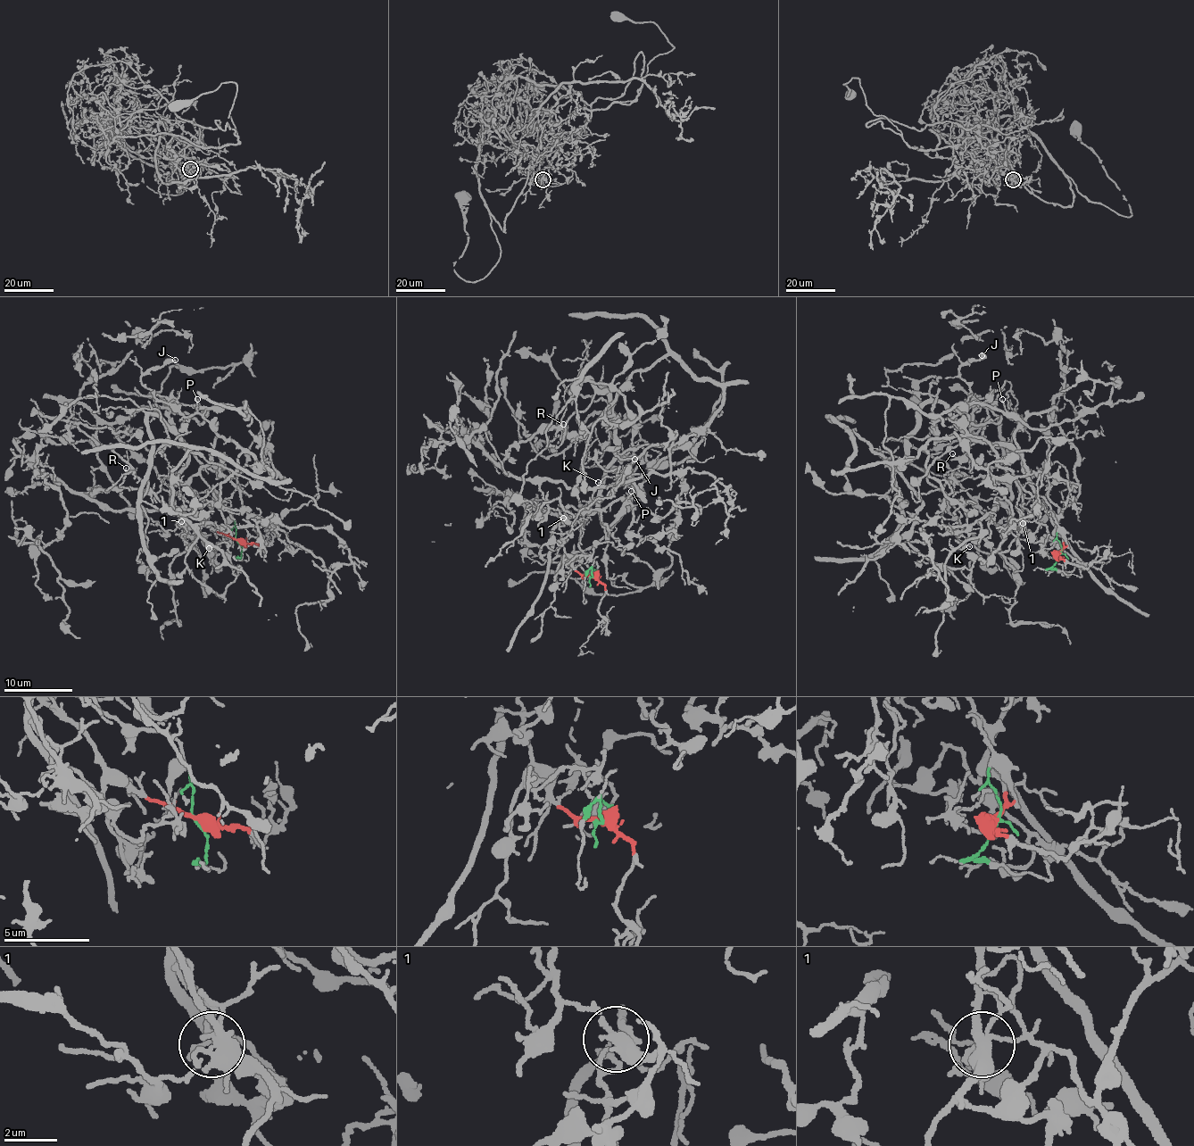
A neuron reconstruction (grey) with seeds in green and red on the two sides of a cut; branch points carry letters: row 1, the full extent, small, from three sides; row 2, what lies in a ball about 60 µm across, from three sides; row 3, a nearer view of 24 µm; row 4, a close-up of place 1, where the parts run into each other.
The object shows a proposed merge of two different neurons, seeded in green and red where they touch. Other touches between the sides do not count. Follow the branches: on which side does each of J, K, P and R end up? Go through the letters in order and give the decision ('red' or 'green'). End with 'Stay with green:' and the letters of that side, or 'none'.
J: green
K: red
P: green
R: green
Stay with green: J, P, R

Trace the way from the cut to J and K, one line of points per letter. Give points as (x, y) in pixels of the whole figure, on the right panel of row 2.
J: (1059, 553), (1048, 502), (1030, 495), (954, 411), (973, 402), (959, 370), (981, 355)
K: (1059, 553), (1061, 536), (1034, 521), (1017, 530), (999, 505), (975, 521), (966, 542), (957, 540), (969, 546)

